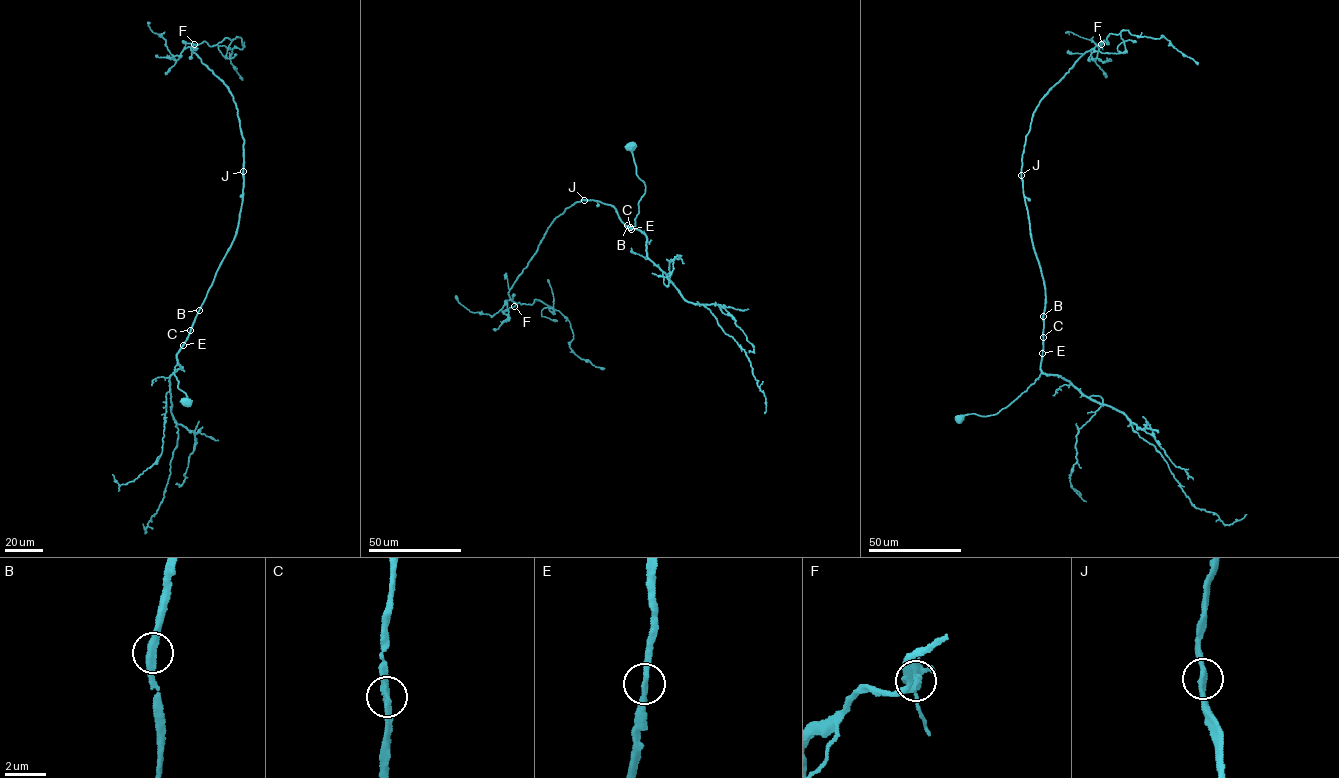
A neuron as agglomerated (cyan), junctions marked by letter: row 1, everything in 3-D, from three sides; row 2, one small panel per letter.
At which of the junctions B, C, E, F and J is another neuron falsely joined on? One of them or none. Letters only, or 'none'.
none

